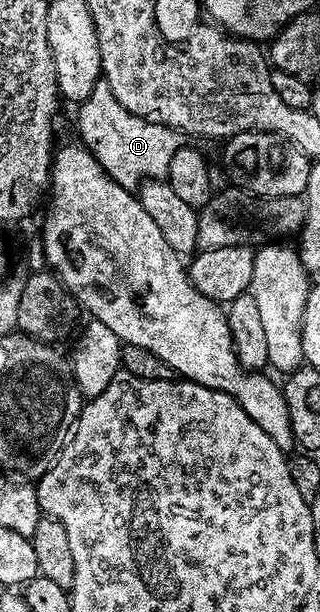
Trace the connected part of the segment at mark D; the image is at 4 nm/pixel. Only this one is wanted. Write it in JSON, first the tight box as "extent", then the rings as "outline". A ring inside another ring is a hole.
{"extent":[77,78,184,190],"outline":[[[99,78],[93,92],[80,102],[77,113],[77,131],[80,144],[86,146],[119,186],[136,190],[144,180],[166,178],[173,155],[184,148],[184,134],[163,124],[149,123],[125,110],[113,95],[109,83]]]}

